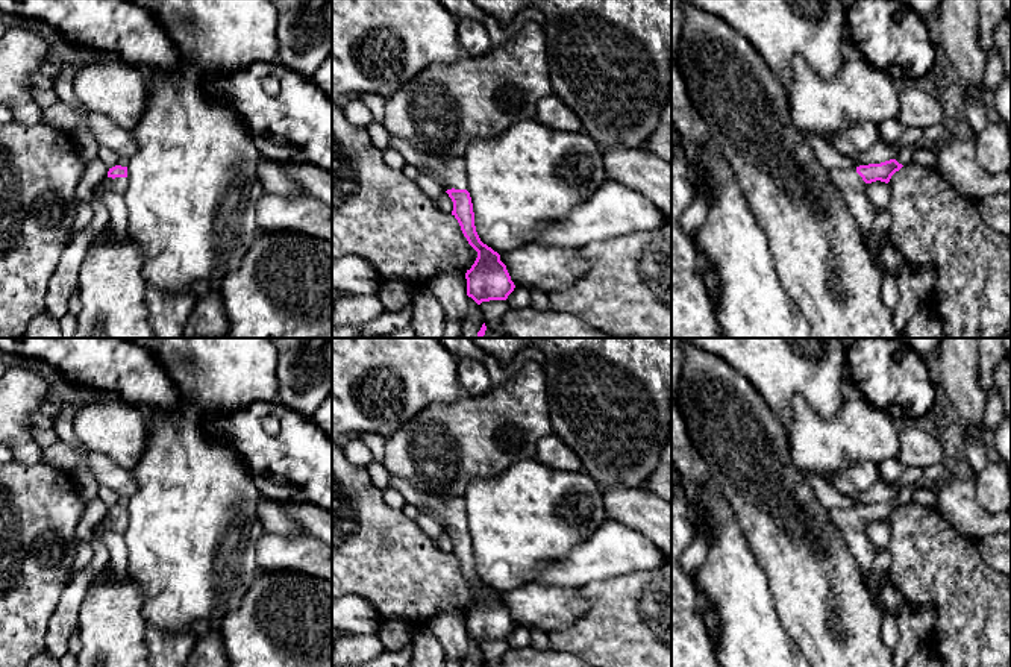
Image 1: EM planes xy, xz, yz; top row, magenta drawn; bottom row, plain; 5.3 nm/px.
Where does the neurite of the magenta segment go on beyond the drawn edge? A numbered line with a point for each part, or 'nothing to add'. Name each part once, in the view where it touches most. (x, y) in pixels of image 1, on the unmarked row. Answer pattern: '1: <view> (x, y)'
1: xz (450, 513)

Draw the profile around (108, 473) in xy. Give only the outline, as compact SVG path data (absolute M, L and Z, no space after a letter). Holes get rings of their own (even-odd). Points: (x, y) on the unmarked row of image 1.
M64 441L42 449L41 462L73 476L83 464L89 467L100 487L109 487L120 496L132 496L138 482L130 470L118 465L112 458L89 450L86 456Z

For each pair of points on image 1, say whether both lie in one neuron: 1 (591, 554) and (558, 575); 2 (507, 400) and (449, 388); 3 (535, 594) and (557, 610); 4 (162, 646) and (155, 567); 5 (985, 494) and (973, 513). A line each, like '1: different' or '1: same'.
1: same
2: different
3: same
4: different
5: different

